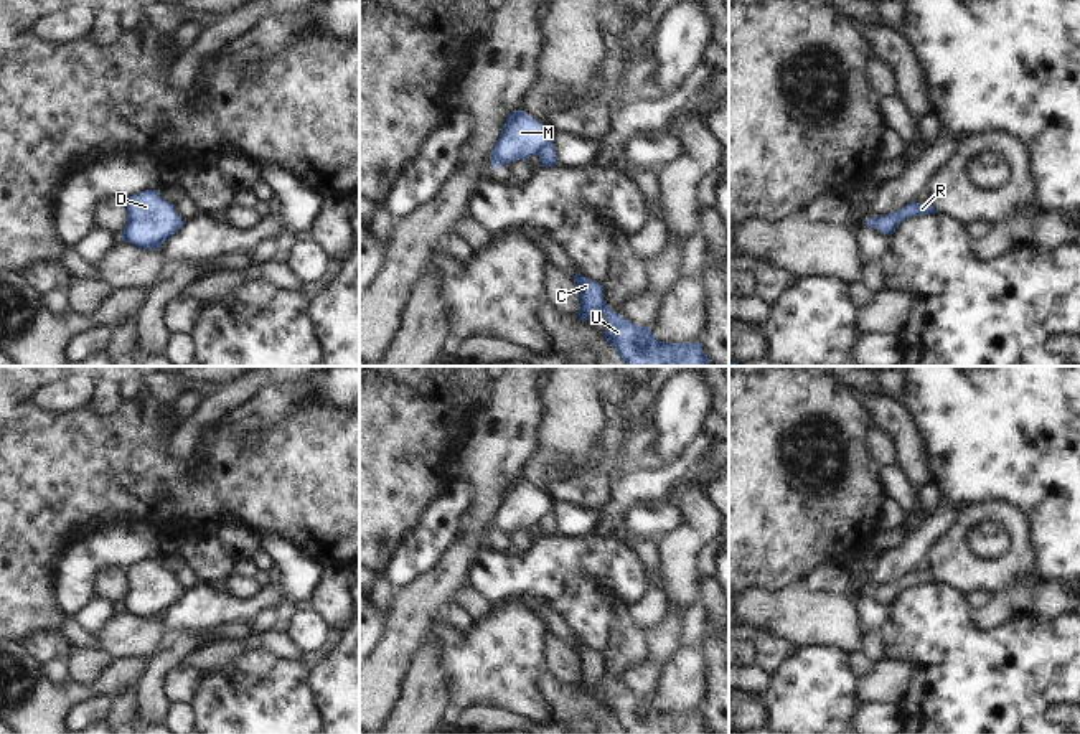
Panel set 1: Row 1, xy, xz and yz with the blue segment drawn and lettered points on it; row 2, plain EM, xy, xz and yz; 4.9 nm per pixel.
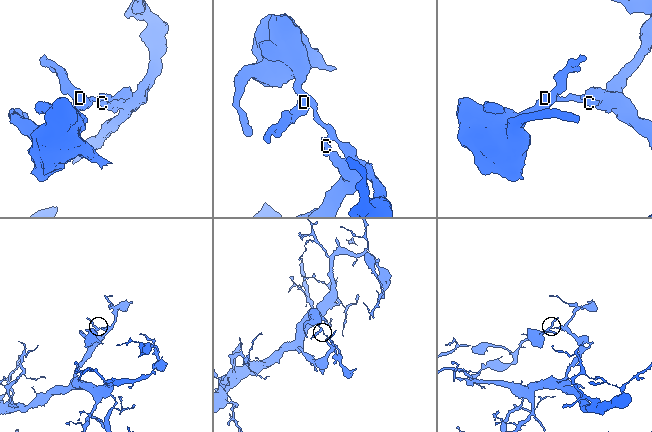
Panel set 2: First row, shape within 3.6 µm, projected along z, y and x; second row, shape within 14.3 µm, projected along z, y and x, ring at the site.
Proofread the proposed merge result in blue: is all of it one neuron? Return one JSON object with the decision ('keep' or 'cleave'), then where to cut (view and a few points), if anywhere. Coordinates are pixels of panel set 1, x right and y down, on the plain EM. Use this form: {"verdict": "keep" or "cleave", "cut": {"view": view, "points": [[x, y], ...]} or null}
{"verdict": "cleave", "cut": {"view": "xz", "points": [[551, 510], [536, 522]]}}

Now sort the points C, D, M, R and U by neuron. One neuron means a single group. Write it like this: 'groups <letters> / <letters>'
groups C R U / D M

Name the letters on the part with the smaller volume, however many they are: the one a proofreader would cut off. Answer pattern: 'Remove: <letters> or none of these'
Remove: D, M

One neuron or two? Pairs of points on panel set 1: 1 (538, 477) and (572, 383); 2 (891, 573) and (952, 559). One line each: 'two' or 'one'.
1: one
2: two

